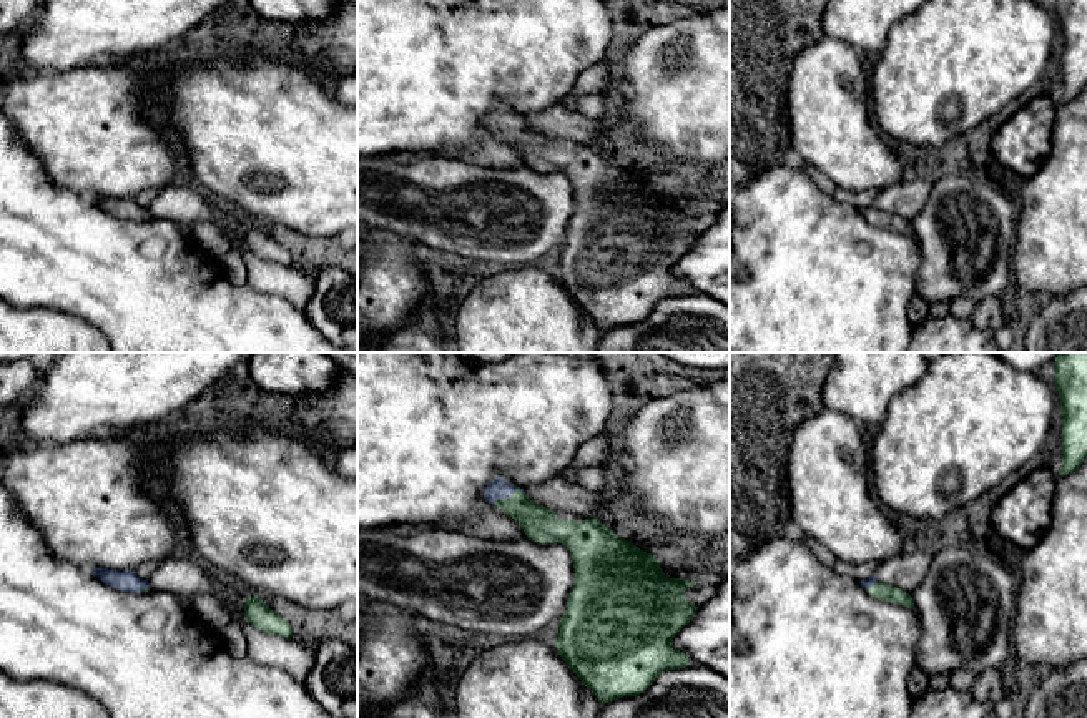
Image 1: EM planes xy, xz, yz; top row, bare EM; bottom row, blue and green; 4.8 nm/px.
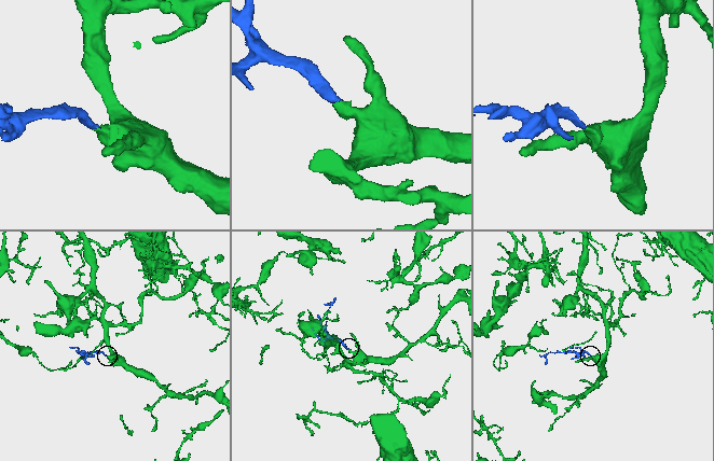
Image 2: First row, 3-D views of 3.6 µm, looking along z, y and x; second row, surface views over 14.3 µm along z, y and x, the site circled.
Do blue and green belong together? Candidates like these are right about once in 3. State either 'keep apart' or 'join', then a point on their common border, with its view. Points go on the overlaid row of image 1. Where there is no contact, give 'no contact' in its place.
join; contact xz (507, 497)

